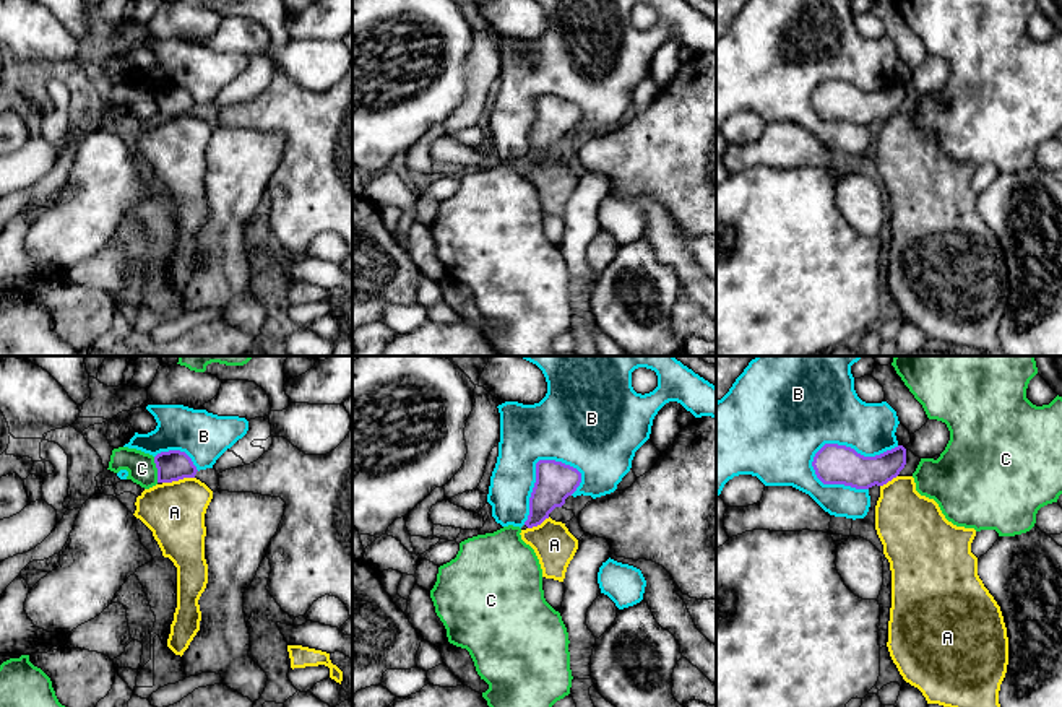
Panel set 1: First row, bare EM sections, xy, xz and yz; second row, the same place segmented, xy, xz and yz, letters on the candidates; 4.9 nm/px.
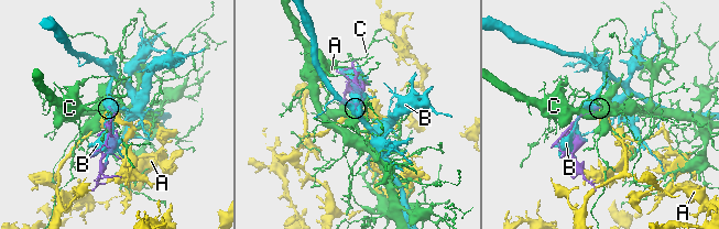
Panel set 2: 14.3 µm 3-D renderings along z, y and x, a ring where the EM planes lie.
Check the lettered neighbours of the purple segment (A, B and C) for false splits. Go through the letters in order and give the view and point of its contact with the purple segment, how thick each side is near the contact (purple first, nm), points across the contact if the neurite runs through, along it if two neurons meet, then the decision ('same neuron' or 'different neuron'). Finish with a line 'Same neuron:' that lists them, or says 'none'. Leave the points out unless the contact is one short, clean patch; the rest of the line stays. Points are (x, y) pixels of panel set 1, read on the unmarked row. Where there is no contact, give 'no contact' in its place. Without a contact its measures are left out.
A: contact xy (177, 116); calibres 150 and 300 nm; border xy (194, 112), (163, 119); different neuron
B: contact yz (851, 85); calibres 200 and 360 nm; different neuron
C: contact xy (158, 106); calibres 150 and 140 nm; border xy (153, 93), (158, 117); different neuron
Same neuron: none

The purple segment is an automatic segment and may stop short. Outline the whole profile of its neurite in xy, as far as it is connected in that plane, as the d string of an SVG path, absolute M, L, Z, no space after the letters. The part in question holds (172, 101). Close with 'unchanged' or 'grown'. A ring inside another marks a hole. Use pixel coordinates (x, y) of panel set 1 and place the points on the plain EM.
M180 86L161 88L154 93L158 119L172 119L183 114L195 114L196 102L192 94Z | unchanged

